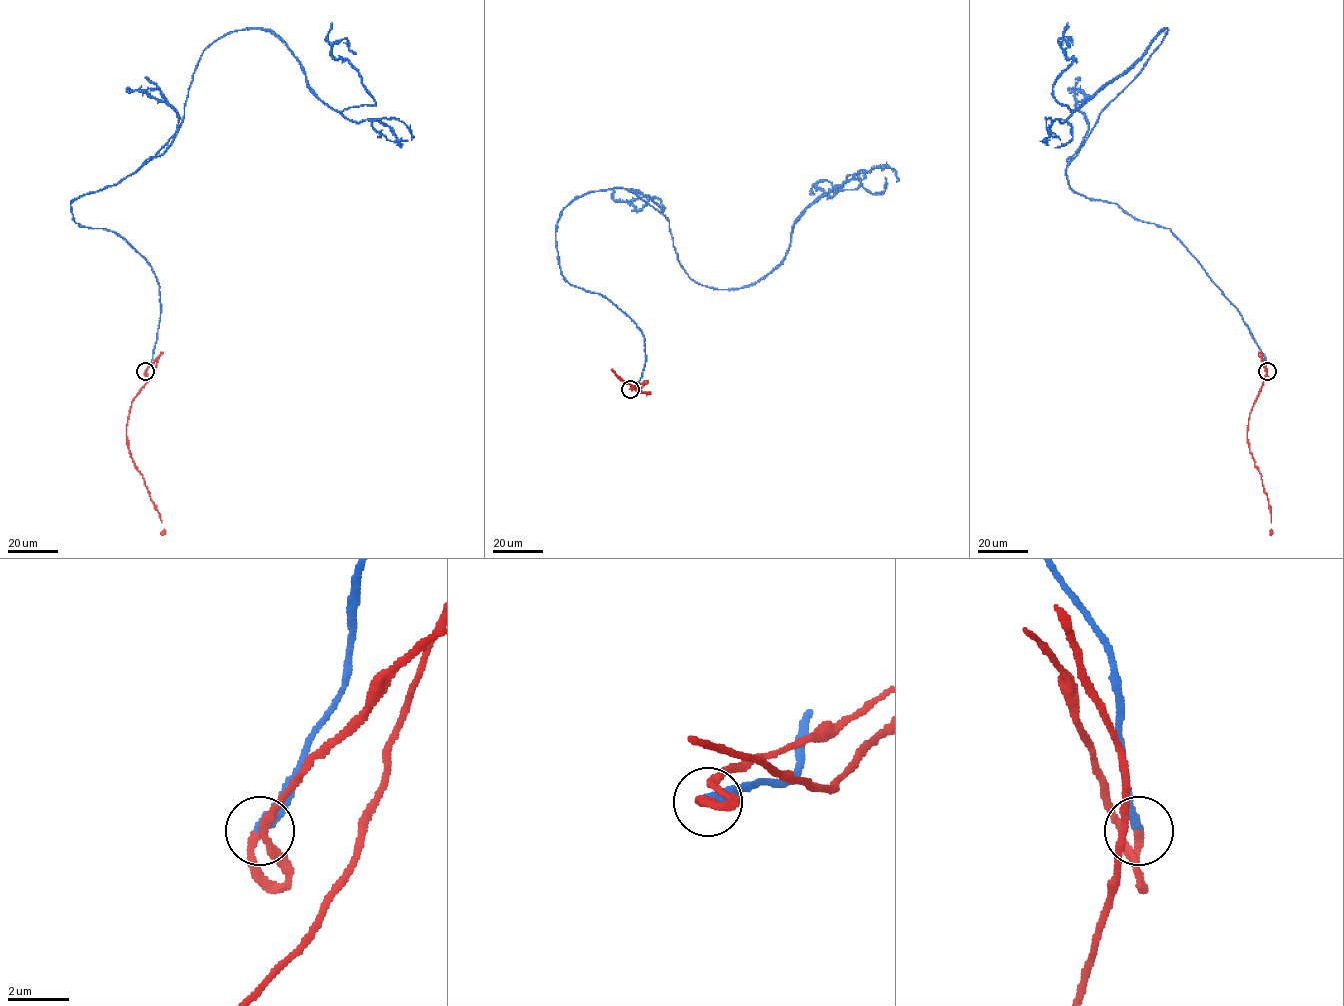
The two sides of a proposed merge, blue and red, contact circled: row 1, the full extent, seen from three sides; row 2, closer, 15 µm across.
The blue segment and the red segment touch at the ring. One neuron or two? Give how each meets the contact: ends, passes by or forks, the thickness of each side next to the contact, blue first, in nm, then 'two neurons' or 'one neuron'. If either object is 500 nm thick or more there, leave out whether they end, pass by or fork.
blue ends | red ends | 360/260 nm | one neuron

